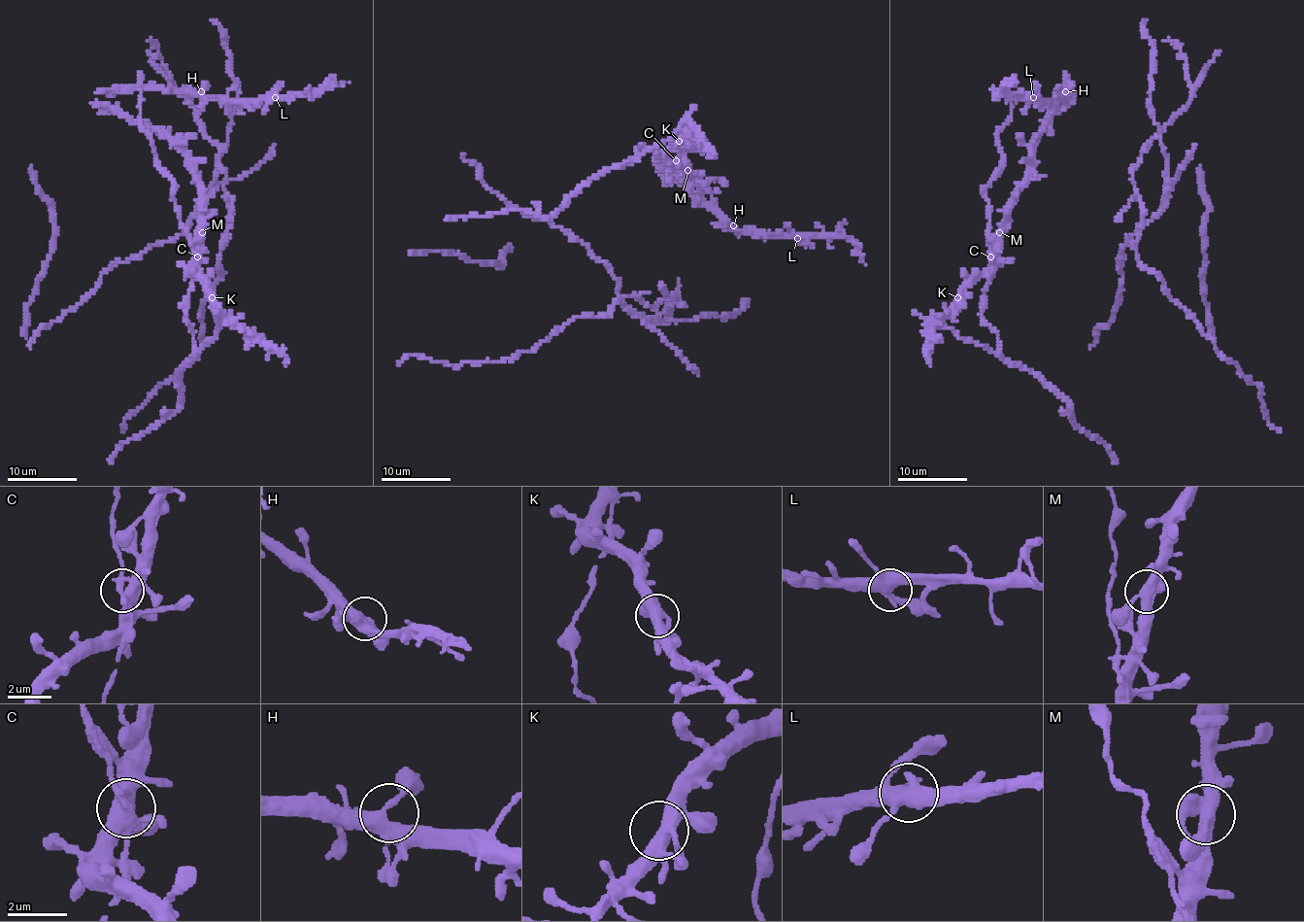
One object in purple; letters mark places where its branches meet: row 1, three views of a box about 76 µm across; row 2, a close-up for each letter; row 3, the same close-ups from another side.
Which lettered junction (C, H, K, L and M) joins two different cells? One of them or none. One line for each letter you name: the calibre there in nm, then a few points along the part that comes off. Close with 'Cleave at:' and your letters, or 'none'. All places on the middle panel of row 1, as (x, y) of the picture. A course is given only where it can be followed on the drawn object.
Cleave at: none

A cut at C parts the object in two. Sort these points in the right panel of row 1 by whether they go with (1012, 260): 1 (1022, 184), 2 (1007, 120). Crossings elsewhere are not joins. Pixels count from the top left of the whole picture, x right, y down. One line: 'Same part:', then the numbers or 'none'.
Same part: 1

